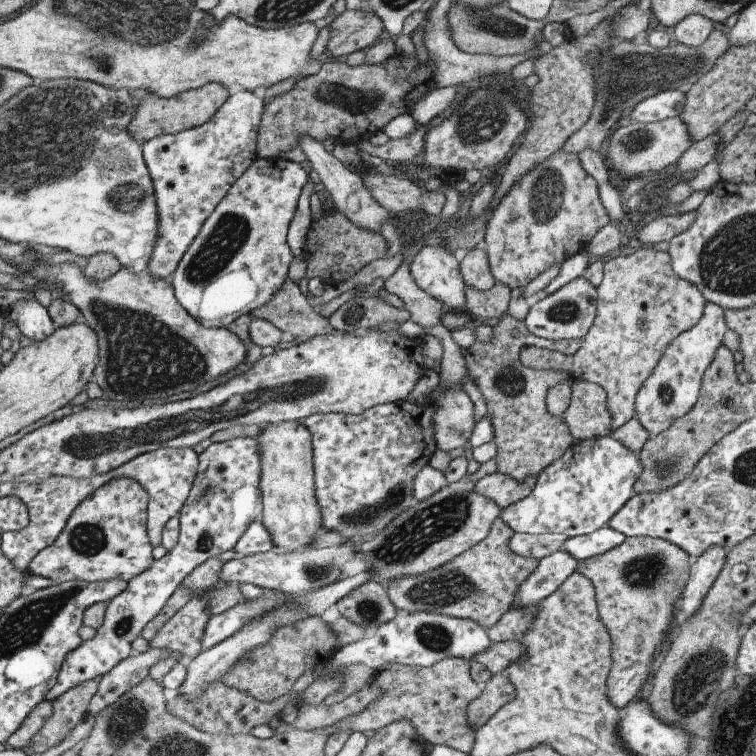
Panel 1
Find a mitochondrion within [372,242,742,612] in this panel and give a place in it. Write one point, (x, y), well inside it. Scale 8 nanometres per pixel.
(643, 575)

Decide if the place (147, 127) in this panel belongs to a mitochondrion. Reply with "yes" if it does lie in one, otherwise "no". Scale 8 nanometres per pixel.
no

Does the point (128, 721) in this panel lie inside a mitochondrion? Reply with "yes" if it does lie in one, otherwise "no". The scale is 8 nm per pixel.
yes

